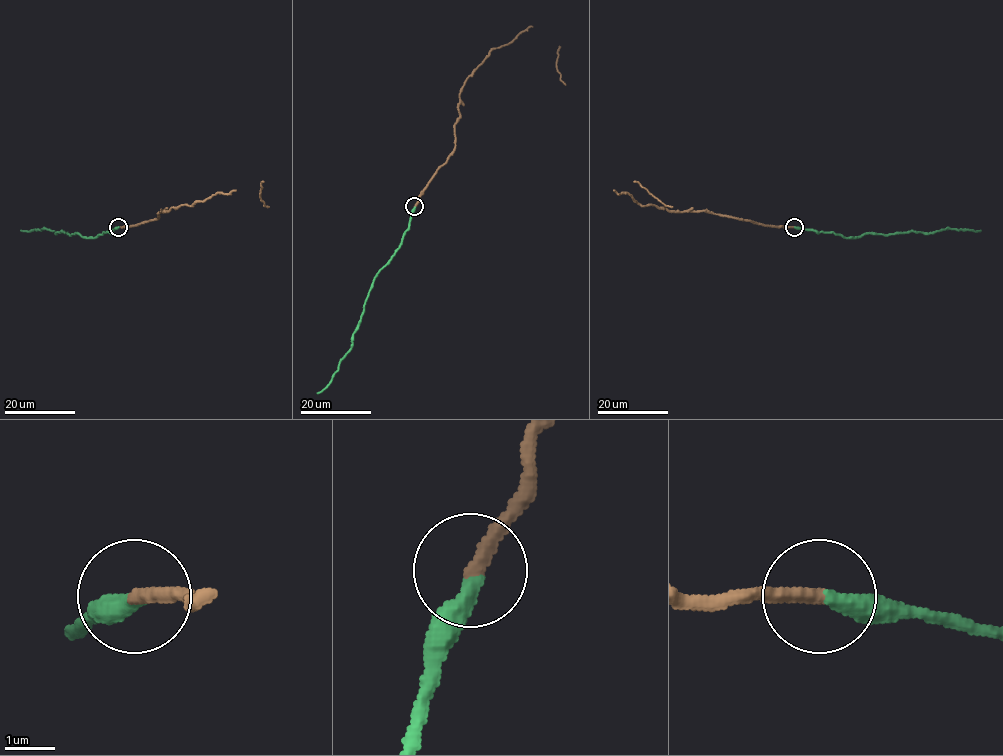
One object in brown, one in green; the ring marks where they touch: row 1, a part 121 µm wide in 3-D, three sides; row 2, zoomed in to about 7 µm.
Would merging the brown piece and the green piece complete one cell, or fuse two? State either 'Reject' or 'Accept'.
Accept

